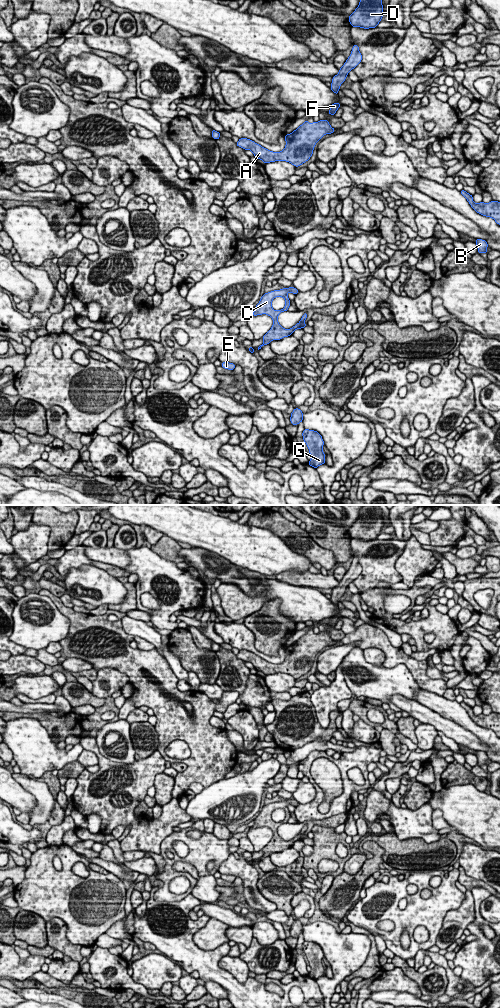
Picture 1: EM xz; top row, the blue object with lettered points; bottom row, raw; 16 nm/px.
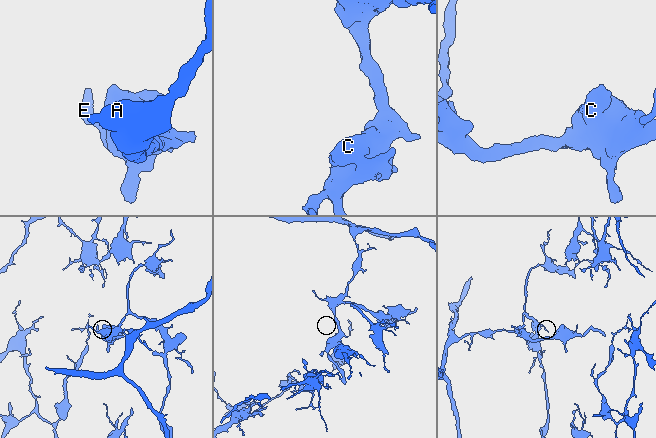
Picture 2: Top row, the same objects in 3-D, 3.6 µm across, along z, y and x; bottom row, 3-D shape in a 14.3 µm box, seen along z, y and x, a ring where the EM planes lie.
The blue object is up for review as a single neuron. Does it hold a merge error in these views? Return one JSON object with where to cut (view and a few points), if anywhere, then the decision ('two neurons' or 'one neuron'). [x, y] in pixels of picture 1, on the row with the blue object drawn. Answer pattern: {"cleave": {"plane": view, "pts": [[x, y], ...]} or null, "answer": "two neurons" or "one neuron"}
{"cleave": null, "answer": "one neuron"}

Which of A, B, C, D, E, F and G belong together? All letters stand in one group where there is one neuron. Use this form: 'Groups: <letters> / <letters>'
Groups: A B C D E F G

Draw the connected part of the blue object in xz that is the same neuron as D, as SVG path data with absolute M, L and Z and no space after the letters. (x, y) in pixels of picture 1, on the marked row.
M360 0L348 20L353 27L369 29L377 27L383 16L382 0Z

